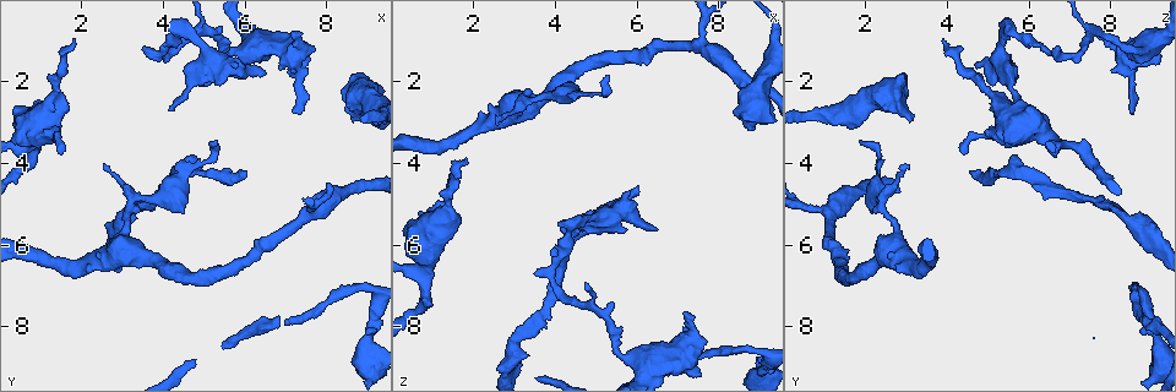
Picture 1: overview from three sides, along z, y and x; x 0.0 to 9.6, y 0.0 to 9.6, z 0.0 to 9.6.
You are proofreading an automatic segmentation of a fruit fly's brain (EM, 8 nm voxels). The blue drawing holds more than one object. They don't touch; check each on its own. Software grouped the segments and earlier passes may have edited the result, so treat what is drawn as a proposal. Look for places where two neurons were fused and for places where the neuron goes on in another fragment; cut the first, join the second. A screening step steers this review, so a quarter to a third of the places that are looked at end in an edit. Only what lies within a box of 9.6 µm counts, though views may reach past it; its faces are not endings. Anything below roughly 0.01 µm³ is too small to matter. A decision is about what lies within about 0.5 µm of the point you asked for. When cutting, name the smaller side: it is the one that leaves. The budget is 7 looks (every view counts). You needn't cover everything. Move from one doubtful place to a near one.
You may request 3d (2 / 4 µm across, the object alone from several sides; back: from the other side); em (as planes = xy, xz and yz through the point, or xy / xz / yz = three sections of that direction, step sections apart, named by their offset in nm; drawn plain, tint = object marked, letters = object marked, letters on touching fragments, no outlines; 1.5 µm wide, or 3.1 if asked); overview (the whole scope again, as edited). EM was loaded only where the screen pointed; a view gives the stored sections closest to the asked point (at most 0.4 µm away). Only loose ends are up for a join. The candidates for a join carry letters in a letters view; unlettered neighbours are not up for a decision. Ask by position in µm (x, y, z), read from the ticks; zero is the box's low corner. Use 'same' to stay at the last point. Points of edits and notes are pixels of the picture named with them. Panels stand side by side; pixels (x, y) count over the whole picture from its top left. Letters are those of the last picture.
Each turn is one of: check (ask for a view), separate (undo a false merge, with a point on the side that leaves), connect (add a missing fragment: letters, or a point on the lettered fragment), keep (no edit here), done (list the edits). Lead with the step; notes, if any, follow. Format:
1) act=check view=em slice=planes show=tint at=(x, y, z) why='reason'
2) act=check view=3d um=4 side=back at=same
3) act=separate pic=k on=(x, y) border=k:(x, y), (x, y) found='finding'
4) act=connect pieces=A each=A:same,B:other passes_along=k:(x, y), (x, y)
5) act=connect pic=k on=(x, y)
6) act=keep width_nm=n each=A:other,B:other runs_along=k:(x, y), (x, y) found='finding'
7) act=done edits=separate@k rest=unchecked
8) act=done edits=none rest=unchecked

act=check view=em slice=yz step=8 show=tint at=(2.55, 4.00, 3.00) why='an open end'

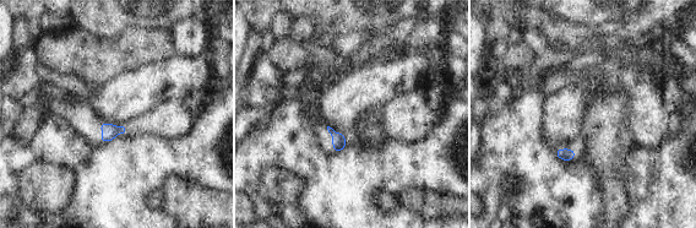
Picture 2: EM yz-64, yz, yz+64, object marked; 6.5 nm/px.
act=check view=em slice=planes show=letters at=same why='another direction'

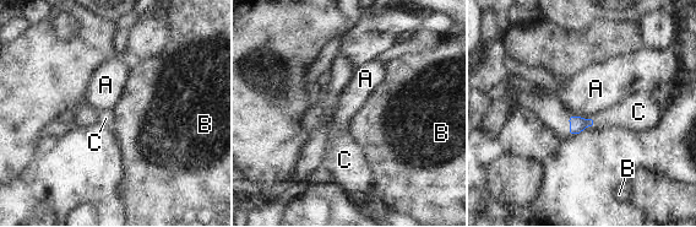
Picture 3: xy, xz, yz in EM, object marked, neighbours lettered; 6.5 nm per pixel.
act=connect pieces=C each=A:other,B:other,C:same passes_along=3:(578, 124), (593, 128), (629, 114) found='the neuron continues'

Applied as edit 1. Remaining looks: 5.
act=check view=overview why='see it whole again'

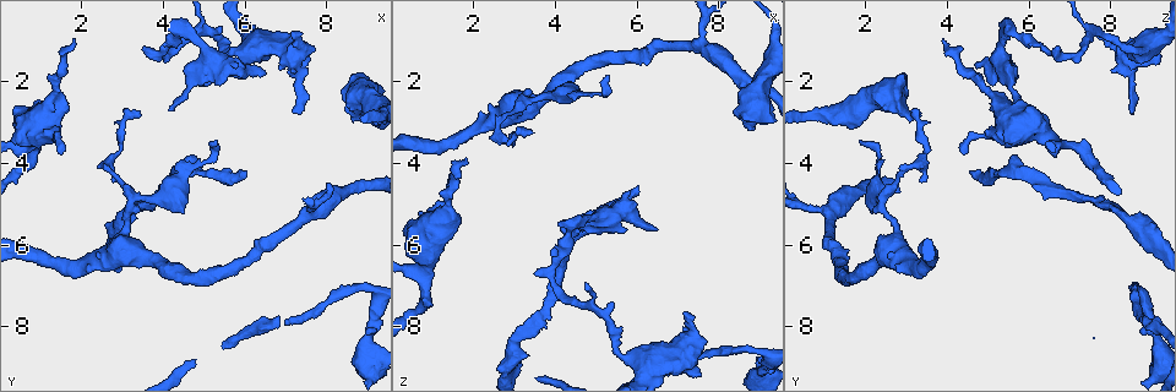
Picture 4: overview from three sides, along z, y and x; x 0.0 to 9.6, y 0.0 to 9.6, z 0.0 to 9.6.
act=check view=3d um=2 at=(3.45, 1.15, 6.65) why='branch stops here'

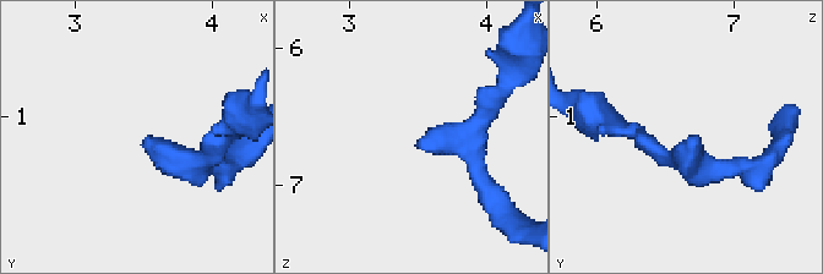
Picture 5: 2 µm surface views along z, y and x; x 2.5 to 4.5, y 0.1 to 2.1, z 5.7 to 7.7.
act=check view=em slice=planes show=letters at=(3.46, 1.18, 6.70)

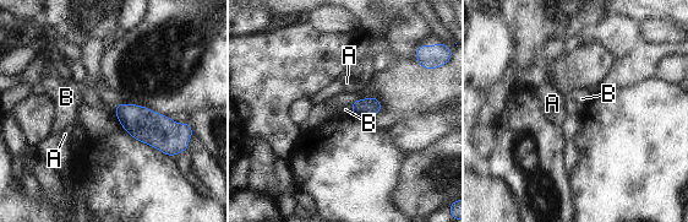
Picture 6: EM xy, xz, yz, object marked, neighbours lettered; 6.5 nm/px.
act=keep width_nm=130 each=A:other,B:other border=6:(350, 107), (353, 113) found='none of them fits'

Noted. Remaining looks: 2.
act=check view=em slice=xz step=4 show=tint at=(6.00, 4.15, 4.50) why='long arm stops here'

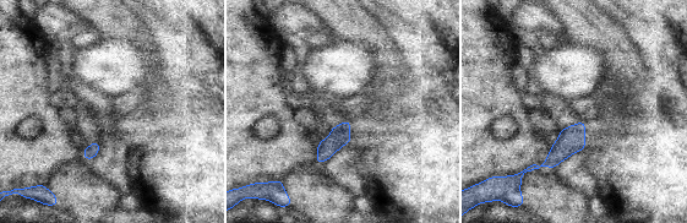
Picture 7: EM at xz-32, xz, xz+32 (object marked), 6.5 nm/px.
act=check view=em slice=xz step=4 show=letters at=same

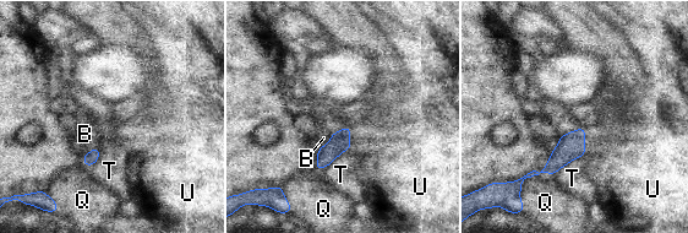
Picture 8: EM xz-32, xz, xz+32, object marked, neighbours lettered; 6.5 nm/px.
act=keep each=B:other,Q:other,T:other,U:other border=8:(584, 155), (573, 158), (552, 174) found='no lettered fragment goes on from it'

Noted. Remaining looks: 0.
act=done edits=connect@3 rest=unchecked

